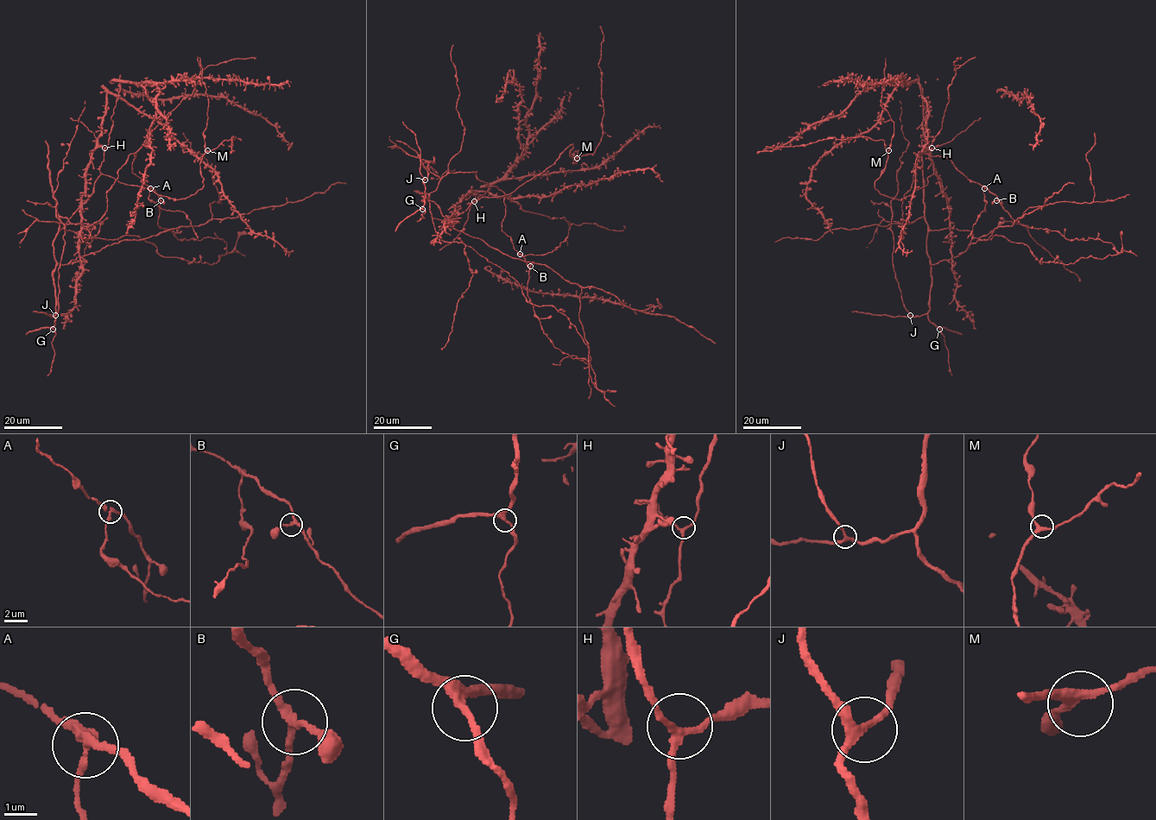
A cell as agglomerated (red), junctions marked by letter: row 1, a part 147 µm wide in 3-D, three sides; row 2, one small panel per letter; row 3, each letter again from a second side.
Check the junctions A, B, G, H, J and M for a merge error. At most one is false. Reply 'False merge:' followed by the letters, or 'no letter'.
False merge: A

